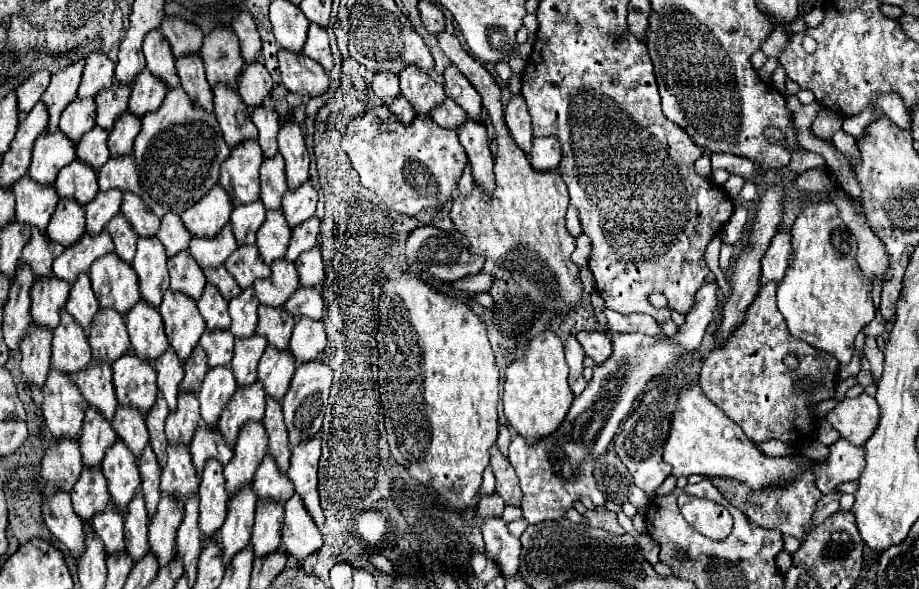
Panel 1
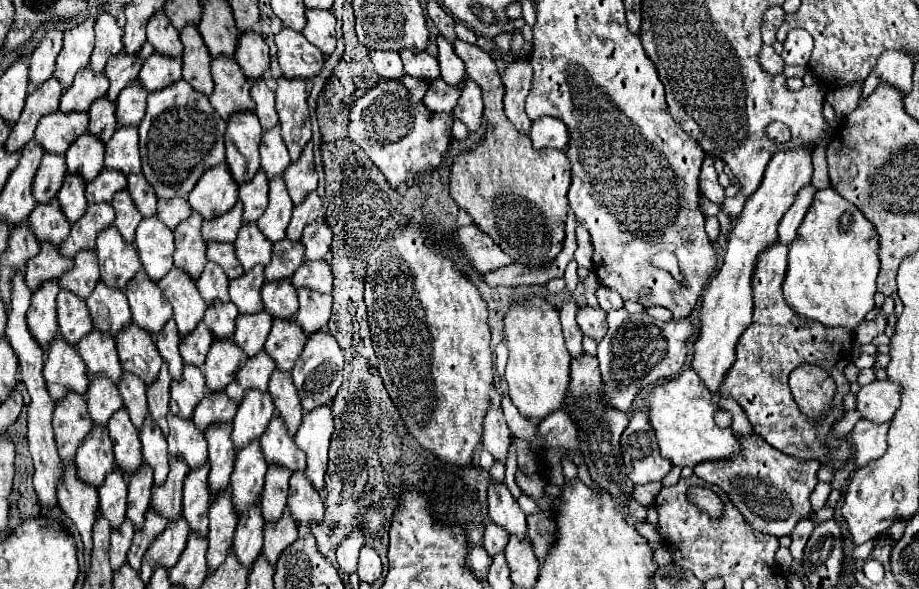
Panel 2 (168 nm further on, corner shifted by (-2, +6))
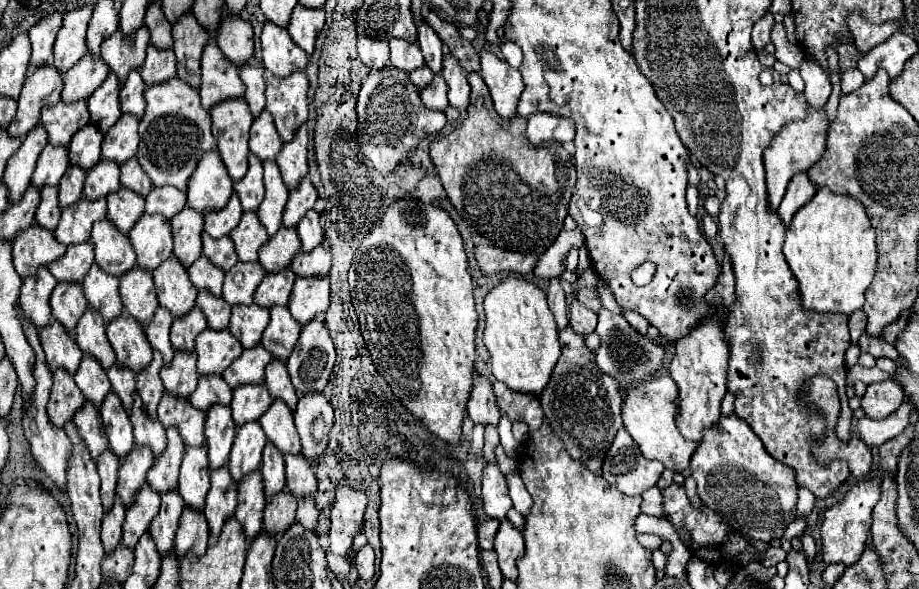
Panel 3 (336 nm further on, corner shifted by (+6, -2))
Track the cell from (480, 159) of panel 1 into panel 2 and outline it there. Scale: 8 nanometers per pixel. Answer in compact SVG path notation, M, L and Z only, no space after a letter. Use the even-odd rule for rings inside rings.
M465 79L465 85L461 89L461 97L457 107L453 109L453 115L457 119L461 119L469 133L475 133L481 127L481 119L483 119L483 99L481 99L481 89L477 83L473 83L471 79Z

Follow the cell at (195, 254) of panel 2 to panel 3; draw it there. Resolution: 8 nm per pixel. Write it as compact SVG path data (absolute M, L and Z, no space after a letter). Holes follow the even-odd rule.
M183 207L173 219L171 219L171 227L173 227L173 255L185 265L189 267L193 261L197 261L201 257L201 233L203 233L203 213L191 209L191 207Z

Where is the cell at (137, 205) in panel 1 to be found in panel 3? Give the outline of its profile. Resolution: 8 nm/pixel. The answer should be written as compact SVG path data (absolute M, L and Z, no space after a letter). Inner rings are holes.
M133 157L133 159L129 159L129 163L121 165L121 185L139 193L139 195L143 195L143 197L153 187L151 179L145 175L145 171L141 171L141 165L137 163L137 157Z

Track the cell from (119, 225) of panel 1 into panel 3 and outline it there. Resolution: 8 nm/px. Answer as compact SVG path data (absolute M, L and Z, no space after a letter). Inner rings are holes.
M121 187L121 191L115 191L107 197L107 209L109 209L107 217L117 225L117 229L121 233L127 233L145 213L145 199L135 191Z

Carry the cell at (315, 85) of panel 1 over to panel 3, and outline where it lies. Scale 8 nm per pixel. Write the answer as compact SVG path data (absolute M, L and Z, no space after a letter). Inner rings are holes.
M265 21L263 33L263 65L277 77L287 77L307 65L307 53L291 41L291 35L285 27Z

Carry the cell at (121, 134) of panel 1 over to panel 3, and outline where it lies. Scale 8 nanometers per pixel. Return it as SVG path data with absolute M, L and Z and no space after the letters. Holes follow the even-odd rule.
M133 69L121 89L121 111L141 117L145 113L143 91L145 91L145 83L141 79L141 73Z

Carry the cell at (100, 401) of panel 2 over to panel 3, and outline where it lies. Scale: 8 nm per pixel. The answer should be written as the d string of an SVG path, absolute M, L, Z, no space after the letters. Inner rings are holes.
M85 355L77 373L73 375L77 387L83 391L85 399L93 405L101 405L105 395L111 391L111 383L107 379L107 371L97 363L97 359Z

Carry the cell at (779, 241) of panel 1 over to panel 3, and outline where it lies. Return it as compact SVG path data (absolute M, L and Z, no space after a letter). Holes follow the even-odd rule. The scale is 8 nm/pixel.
M801 173L801 175L795 175L787 187L787 193L777 209L777 213L781 215L783 223L789 225L793 215L817 193L817 187L813 187L811 179L807 173Z

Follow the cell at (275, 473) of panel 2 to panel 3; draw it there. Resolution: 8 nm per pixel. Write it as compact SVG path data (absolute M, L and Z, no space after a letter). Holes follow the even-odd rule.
M271 443L265 445L263 459L261 459L261 473L265 479L265 495L271 497L277 491L283 491L285 487L285 461L281 451L277 447L271 447Z

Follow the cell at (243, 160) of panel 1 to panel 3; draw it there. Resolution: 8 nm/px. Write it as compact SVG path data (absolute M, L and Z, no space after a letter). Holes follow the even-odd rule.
M233 99L233 103L217 103L213 107L213 135L217 139L217 149L233 181L239 181L247 173L247 153L249 153L249 127L253 115L245 99Z

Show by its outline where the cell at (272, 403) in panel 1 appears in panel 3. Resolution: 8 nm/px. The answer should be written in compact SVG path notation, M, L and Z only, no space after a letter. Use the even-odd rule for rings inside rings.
M273 359L269 363L269 367L265 369L265 383L269 387L271 397L279 397L289 405L289 409L295 409L297 393L291 387L293 383L289 383L289 371L285 367L285 361Z

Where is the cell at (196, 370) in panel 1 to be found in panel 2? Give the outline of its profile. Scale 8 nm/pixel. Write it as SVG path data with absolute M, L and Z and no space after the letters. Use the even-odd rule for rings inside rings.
M199 323L193 333L189 333L185 339L181 339L179 351L181 351L181 357L183 357L185 365L203 367L205 355L209 351L211 343L213 343L213 335L205 327L205 323Z

